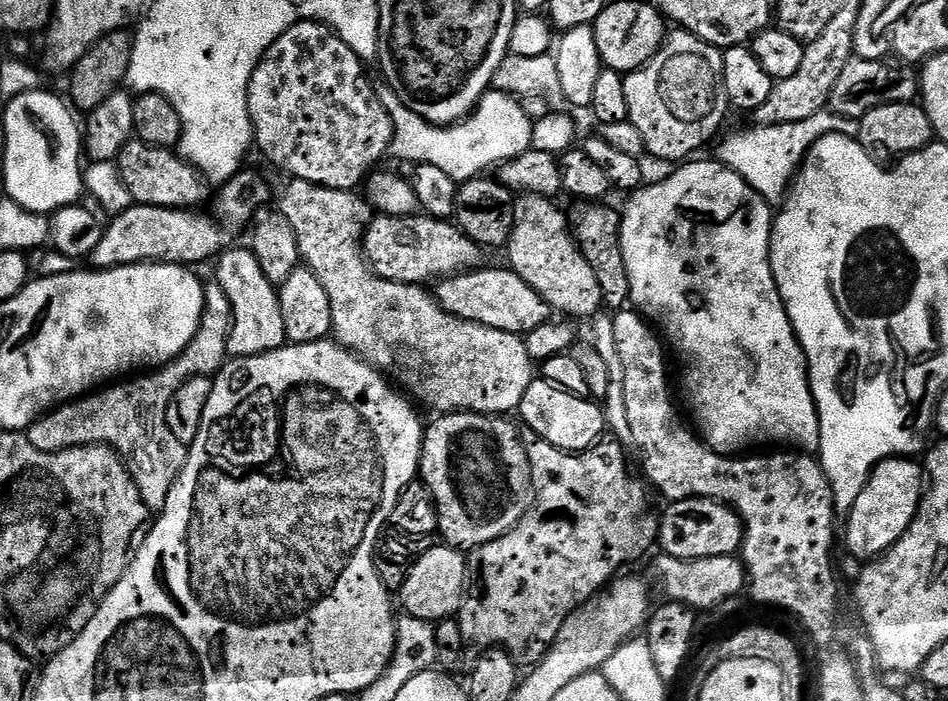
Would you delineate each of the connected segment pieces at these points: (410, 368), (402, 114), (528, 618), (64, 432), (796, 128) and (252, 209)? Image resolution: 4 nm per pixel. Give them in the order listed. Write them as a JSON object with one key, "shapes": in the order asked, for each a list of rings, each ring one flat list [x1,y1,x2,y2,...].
{"shapes":[[[289,179,287,183,281,186,280,192,278,188,278,200,280,196,278,211,290,222,290,226,294,226,294,238,298,238,298,250,300,251,300,259,303,267,309,268,316,275,318,282,322,282,322,286,326,289,326,295,330,298,332,336,334,337,335,343,342,345,346,350,355,352,361,360,368,361,373,368,377,368,379,372,383,372,389,381,399,385,417,405,425,404,426,407,433,408,433,413,480,412,483,416,504,416,505,414,515,413,519,409,522,398,534,379,534,373,532,373,534,361,530,358,530,354,526,350,526,346,521,337,510,334,509,332,503,332,502,330,494,330,490,326,482,326,479,322,470,322,469,320,458,318,454,314,442,310,442,306,436,301,435,295,427,287,419,284,390,282,386,278,377,276,375,272,371,271,362,251,362,233,370,219,368,201,364,199,363,195,357,194,355,191,343,192,342,190,330,190,317,184,311,184,305,180]],[[386,82,376,84,378,98,392,119,391,155,396,160,409,160,417,166,438,166,458,182,483,177,487,168,495,169,508,160,518,158,532,147,533,120,523,112,521,101,505,92,489,90,480,99,471,116,459,124,437,126,404,105,403,100]],[[525,431,523,437,524,448,528,451,528,461,532,463,532,491,534,493,534,503,532,507,528,509,526,515,524,515,505,536,489,544,482,545,481,548,475,549,475,551,467,557,470,583,466,588,467,600,458,613,458,619,460,622,460,629,462,630,462,638,469,649,476,648,475,651,477,653,482,653,488,648,502,648,516,661,517,665,525,666,524,664,528,664,527,666,535,666,543,660,545,654,548,653,549,647,556,643,556,635,560,633,565,622,579,609,583,608,585,604,589,603,589,601,617,575,615,572,618,571,627,560,638,559,651,544,653,547,653,545,657,543,660,522,657,513,655,511,652,513,651,510,648,509,648,500,640,493,640,488,636,485,635,478,628,473,628,460,624,457,624,452,620,449,623,447,621,447,619,443,601,443,595,450,577,454,574,452,563,452,561,448,550,446,550,442,542,440,536,432]],[[209,283,204,290,204,313,198,330,177,360,165,364,163,368,140,374,137,380,132,380,129,384,117,383,105,387,108,388,105,392,96,390,71,402,61,403,28,425,28,440,43,452,81,448,87,444,107,444,108,447,115,448,128,465,149,513,159,514,166,506,166,498,180,477,184,463,188,461,188,448,178,442,178,438,174,438,174,433,166,422,170,398,178,394,178,390,191,376,212,378,221,372,229,359,228,335,231,333,230,298,226,298,226,290,222,290,220,284]],[[831,110,802,118,802,122,789,124,766,124,751,126,745,132,736,132,724,140,719,159,728,168,733,168,759,196,770,206,776,206,787,197,808,151,831,132,853,138,860,135,860,121,850,120,847,116,837,116]],[[241,170,234,179,227,181,224,188,211,201,212,216,203,216,203,211,186,208,163,208,133,203,125,212,113,215,107,221,98,246,94,246,90,257,91,267,121,268,127,264,182,264,196,266,203,260,211,261,219,257,233,243,232,240,244,227,256,219,257,212,265,207,268,199,273,199,274,192,256,172]]]}

